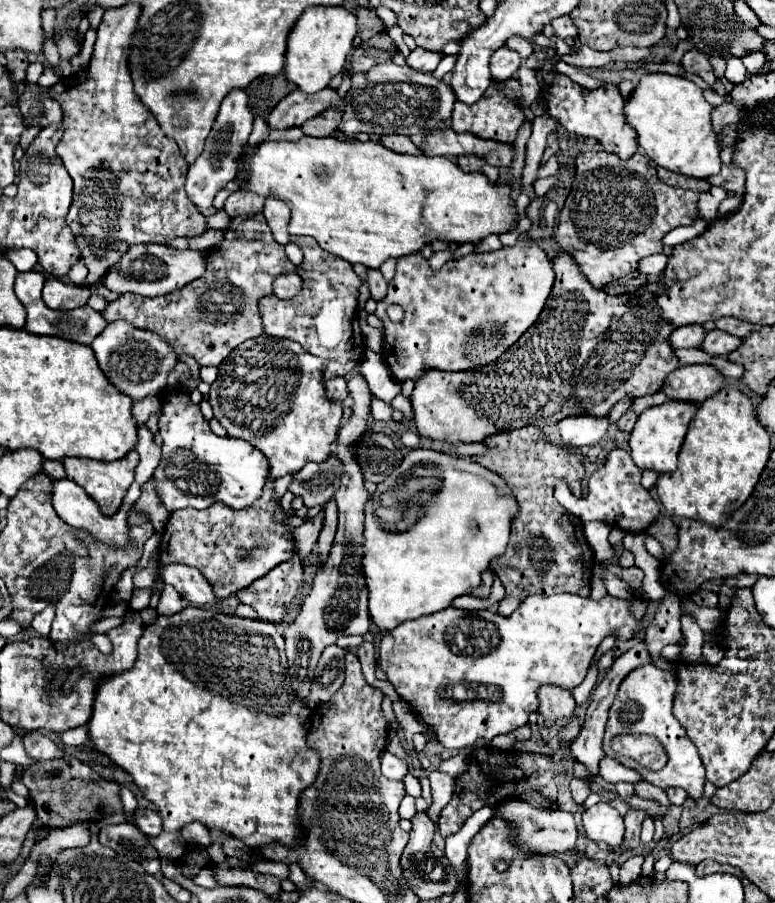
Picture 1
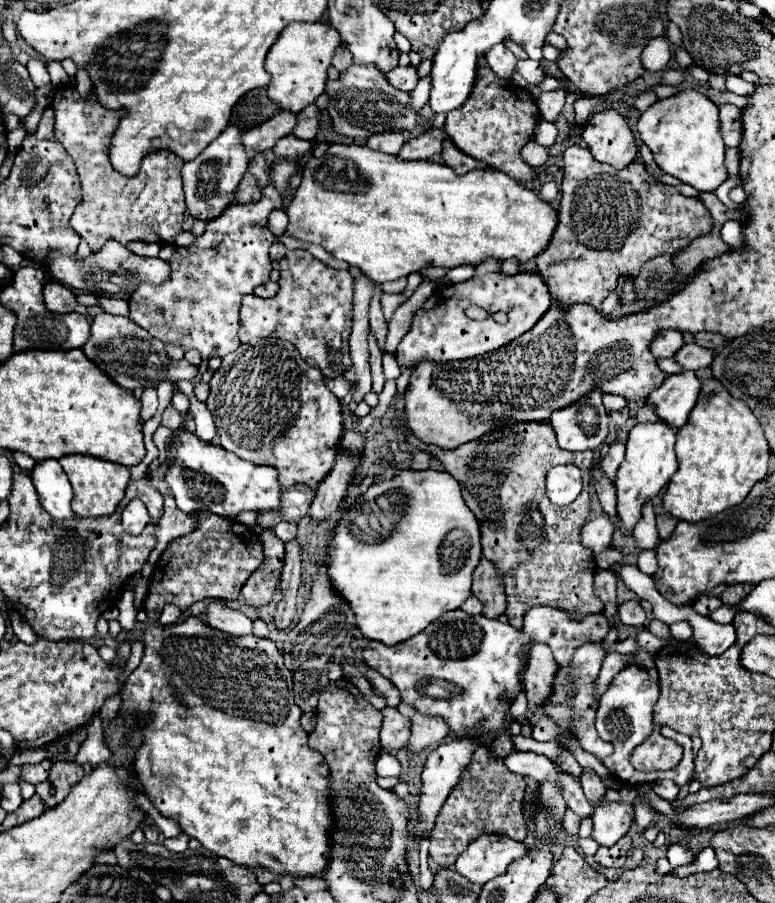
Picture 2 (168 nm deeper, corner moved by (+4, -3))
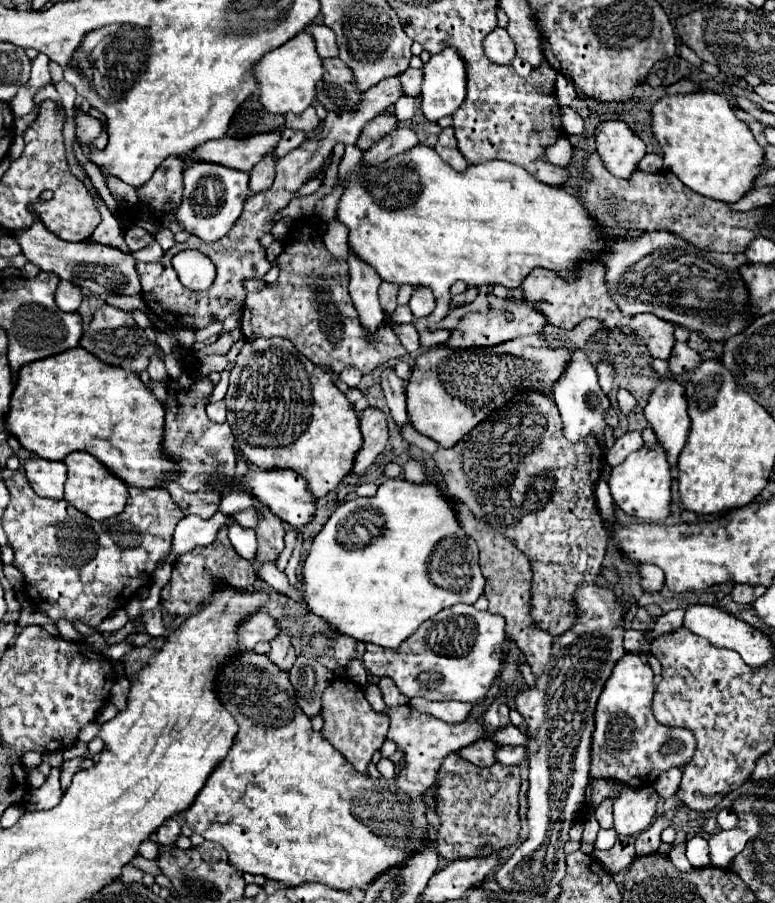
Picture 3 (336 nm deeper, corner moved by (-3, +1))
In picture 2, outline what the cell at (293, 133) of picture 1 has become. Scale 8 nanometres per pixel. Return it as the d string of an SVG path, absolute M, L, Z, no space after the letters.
M288 134L282 140L278 140L272 150L274 150L274 154L276 154L278 160L296 160L302 154L306 154L310 148L312 148L312 142L304 142L300 138Z

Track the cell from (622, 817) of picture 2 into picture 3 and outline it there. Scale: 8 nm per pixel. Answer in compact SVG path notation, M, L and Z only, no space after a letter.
M633 788L623 792L613 806L613 828L621 836L635 836L649 828L659 794L649 788Z

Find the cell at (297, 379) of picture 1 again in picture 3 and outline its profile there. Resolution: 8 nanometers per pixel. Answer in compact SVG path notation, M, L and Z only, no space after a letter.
M255 338L247 340L237 354L229 374L229 390L225 394L227 424L233 430L235 446L245 458L263 470L291 468L307 480L307 490L321 498L331 492L351 470L355 450L361 448L359 418L355 416L345 394L333 384L331 374L303 356L287 338Z

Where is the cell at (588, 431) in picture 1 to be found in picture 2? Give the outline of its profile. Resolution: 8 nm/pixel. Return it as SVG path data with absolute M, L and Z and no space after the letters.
M594 388L576 404L552 412L550 424L554 424L560 448L570 452L596 450L608 436L608 414L602 406L600 388Z

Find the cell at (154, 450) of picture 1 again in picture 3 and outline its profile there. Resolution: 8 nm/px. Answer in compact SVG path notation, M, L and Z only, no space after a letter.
M151 356L151 364L149 364L147 370L149 370L149 376L151 376L153 382L161 382L161 384L169 382L169 374L165 370L165 364L157 356Z

